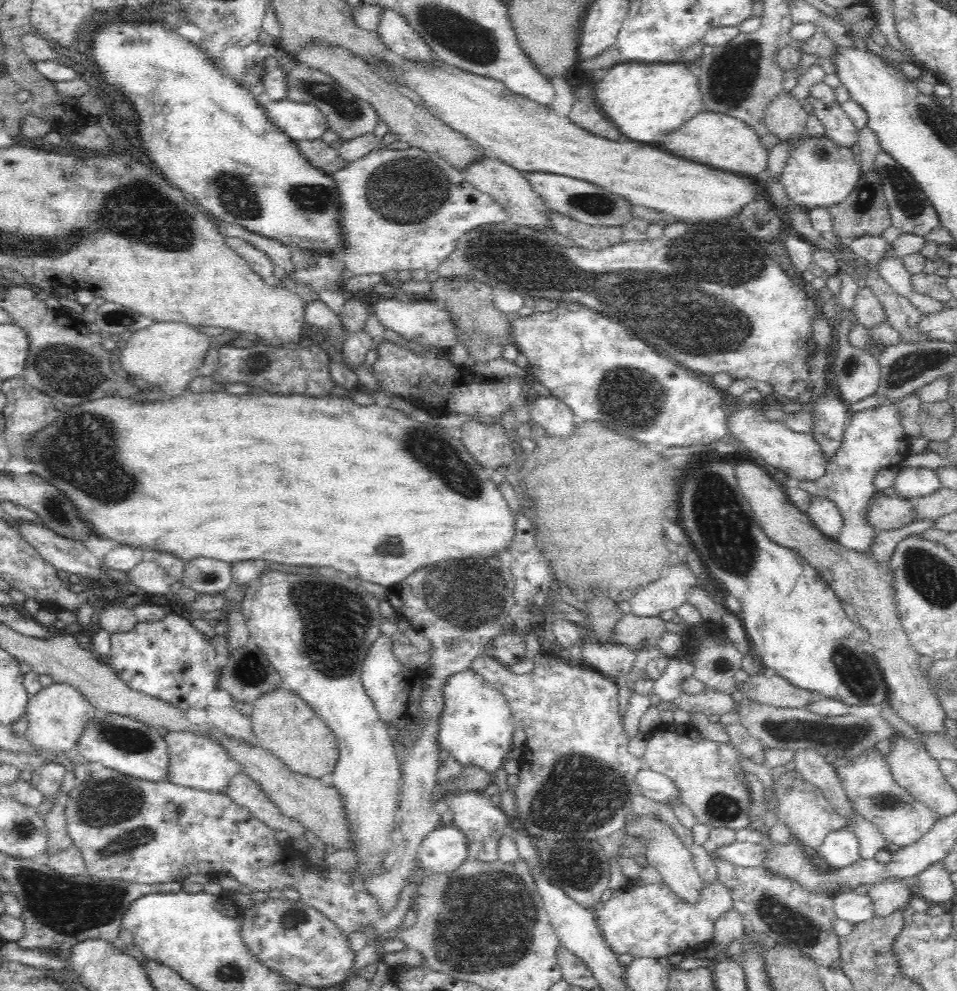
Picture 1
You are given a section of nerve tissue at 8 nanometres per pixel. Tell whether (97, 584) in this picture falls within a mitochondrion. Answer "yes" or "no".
no

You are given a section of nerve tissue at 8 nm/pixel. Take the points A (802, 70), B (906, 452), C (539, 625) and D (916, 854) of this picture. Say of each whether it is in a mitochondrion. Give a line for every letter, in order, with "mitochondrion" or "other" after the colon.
A: other
B: other
C: other
D: other

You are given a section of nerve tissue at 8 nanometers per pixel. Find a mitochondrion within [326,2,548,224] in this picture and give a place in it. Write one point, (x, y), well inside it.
(471, 42)

